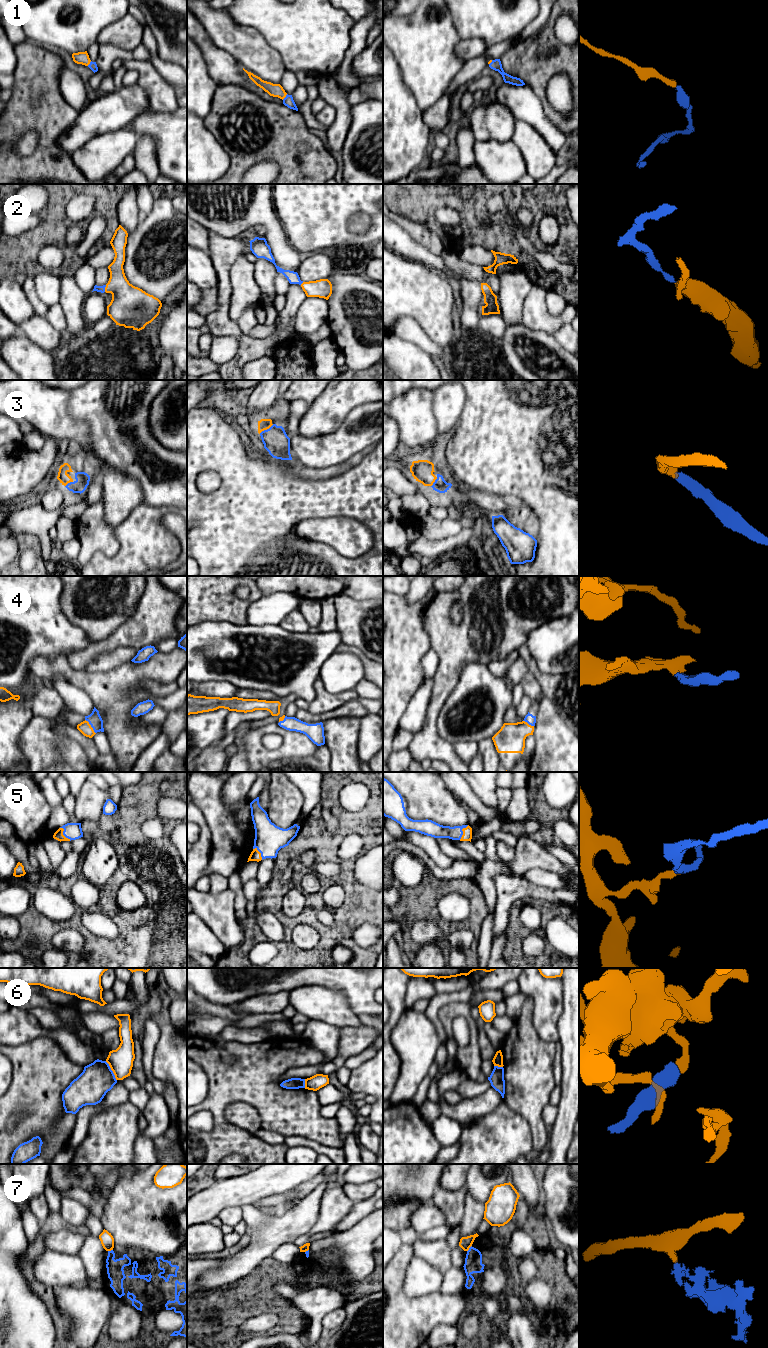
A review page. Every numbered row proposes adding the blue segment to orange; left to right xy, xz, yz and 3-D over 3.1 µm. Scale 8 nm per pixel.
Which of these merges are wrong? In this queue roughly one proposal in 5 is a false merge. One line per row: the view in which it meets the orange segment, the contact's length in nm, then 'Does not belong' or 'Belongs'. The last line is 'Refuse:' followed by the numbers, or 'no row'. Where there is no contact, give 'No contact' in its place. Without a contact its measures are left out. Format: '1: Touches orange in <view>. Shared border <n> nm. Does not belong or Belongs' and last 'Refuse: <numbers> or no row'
1: Touches orange in xz. Shared border 60 nm. Belongs
2: Touches orange in xy. Shared border 60 nm. Belongs
3: Touches orange in xz. Shared border 140 nm. Belongs
4: Touches orange in xy. Shared border 150 nm. Belongs
5: Touches orange in xy. Shared border 140 nm. Belongs
6: Touches orange in xy. Shared border 180 nm. Does not belong
7: Touches orange in yz. Shared border 70 nm. Does not belong
Refuse: 6, 7

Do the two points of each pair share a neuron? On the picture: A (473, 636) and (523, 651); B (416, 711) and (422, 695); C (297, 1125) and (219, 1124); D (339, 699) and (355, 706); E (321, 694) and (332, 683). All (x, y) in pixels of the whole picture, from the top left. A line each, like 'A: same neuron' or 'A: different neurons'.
A: different neurons
B: same neuron
C: same neuron
D: different neurons
E: different neurons

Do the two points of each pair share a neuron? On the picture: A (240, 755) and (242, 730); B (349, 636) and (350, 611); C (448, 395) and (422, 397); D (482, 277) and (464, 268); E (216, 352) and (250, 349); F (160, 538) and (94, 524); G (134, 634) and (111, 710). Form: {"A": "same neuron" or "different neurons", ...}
{"A": "same neuron", "B": "same neuron", "C": "different neurons", "D": "same neuron", "E": "different neurons", "F": "different neurons", "G": "different neurons"}

